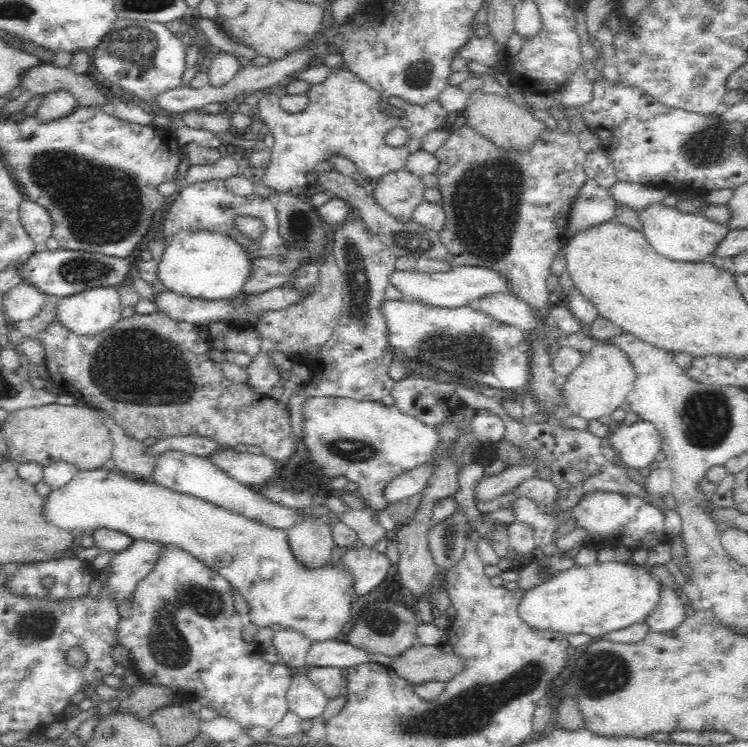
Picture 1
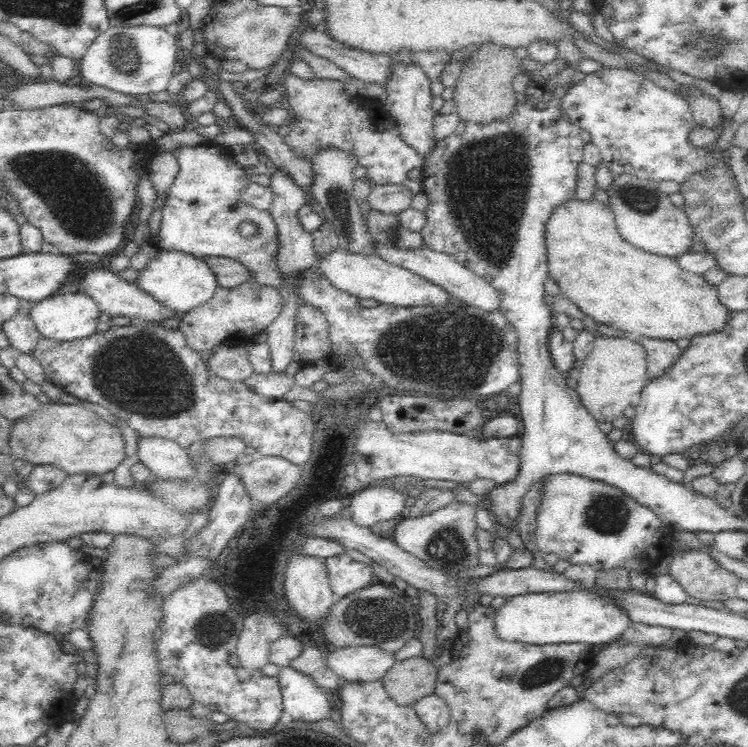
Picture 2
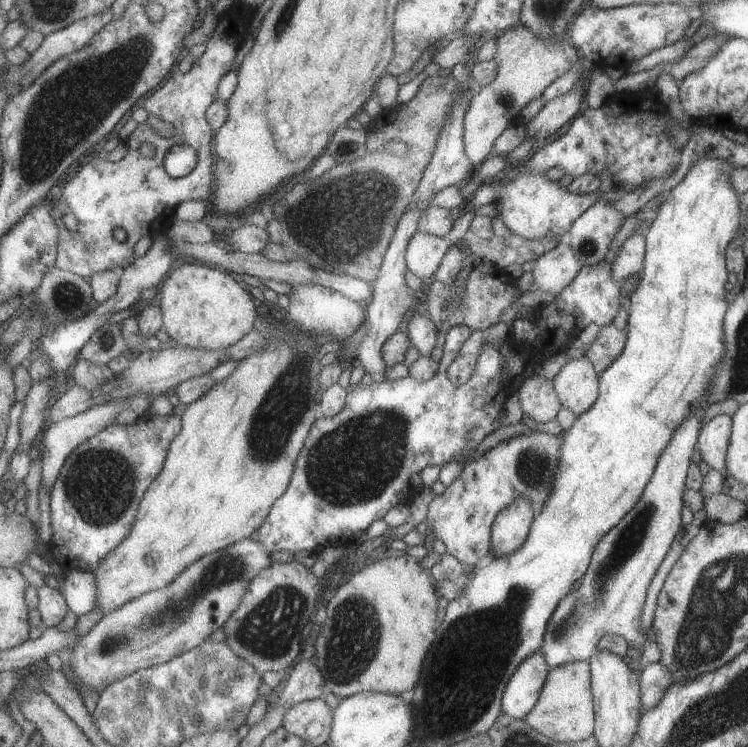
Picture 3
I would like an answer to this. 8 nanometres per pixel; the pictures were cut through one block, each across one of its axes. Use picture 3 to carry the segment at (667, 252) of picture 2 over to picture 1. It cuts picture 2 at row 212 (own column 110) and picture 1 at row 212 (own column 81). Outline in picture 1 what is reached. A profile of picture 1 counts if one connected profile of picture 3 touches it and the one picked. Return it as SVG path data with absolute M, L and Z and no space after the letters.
M664 205L652 206L638 213L642 222L642 232L658 254L678 262L706 262L712 260L720 242L726 238L729 226L724 223L712 222L699 214L681 212L676 208Z

